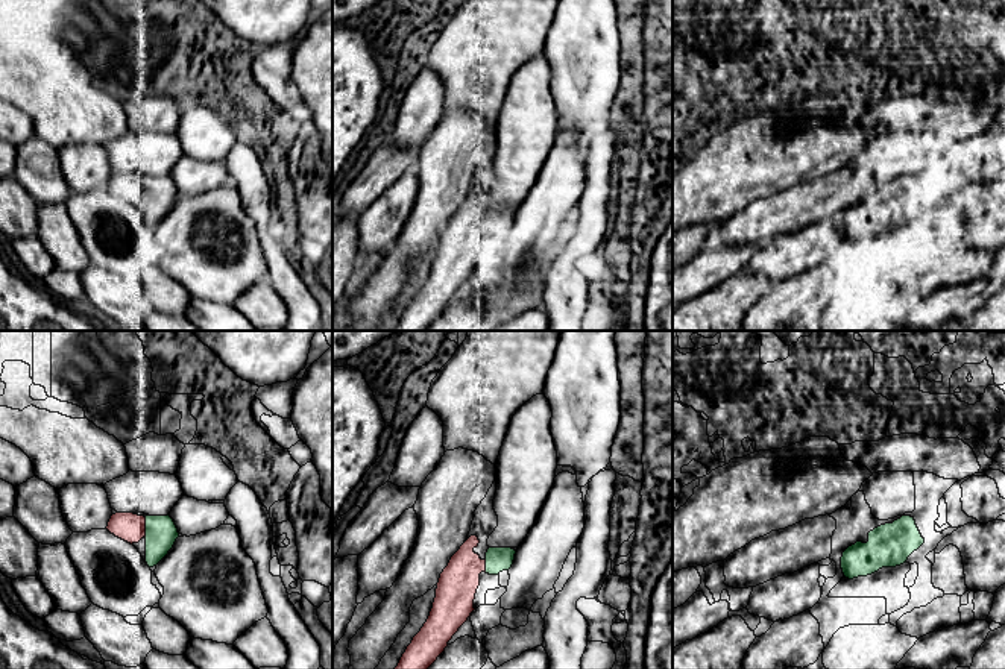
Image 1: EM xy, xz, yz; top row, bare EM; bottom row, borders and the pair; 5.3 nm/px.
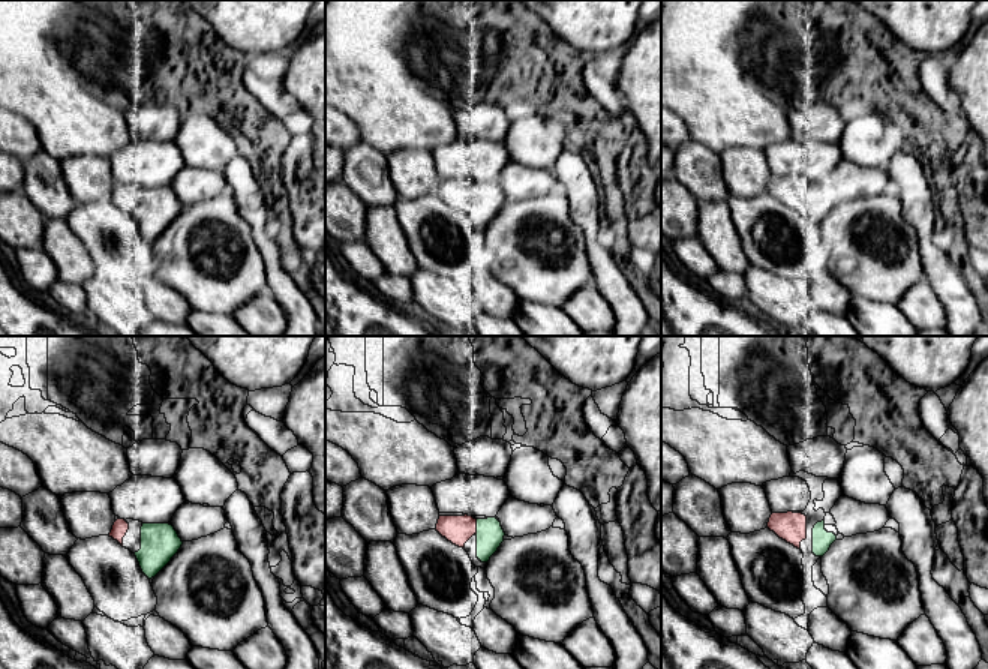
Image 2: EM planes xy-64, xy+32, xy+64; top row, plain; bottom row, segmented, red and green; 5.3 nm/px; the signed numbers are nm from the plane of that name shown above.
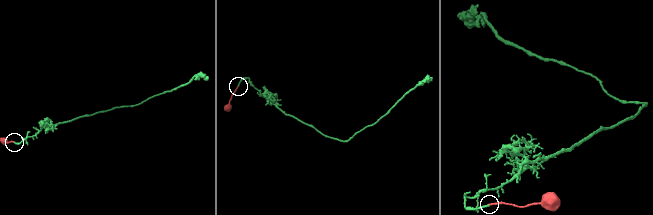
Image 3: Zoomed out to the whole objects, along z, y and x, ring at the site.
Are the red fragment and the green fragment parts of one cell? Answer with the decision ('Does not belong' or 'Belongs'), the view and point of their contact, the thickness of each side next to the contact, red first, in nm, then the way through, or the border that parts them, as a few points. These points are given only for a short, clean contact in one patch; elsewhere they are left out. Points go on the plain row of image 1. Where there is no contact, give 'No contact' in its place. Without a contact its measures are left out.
Belongs. Touches red at xy (144, 188). Thickness 150 nm (red) against 170 nm

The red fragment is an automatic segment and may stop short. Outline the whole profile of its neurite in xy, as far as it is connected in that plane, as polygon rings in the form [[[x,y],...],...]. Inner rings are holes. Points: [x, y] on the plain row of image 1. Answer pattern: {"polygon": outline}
{"polygon": [[[115,173],[111,176],[106,190],[131,205],[144,197],[149,228],[156,226],[179,197],[178,188],[169,174],[144,177],[134,173]]]}

